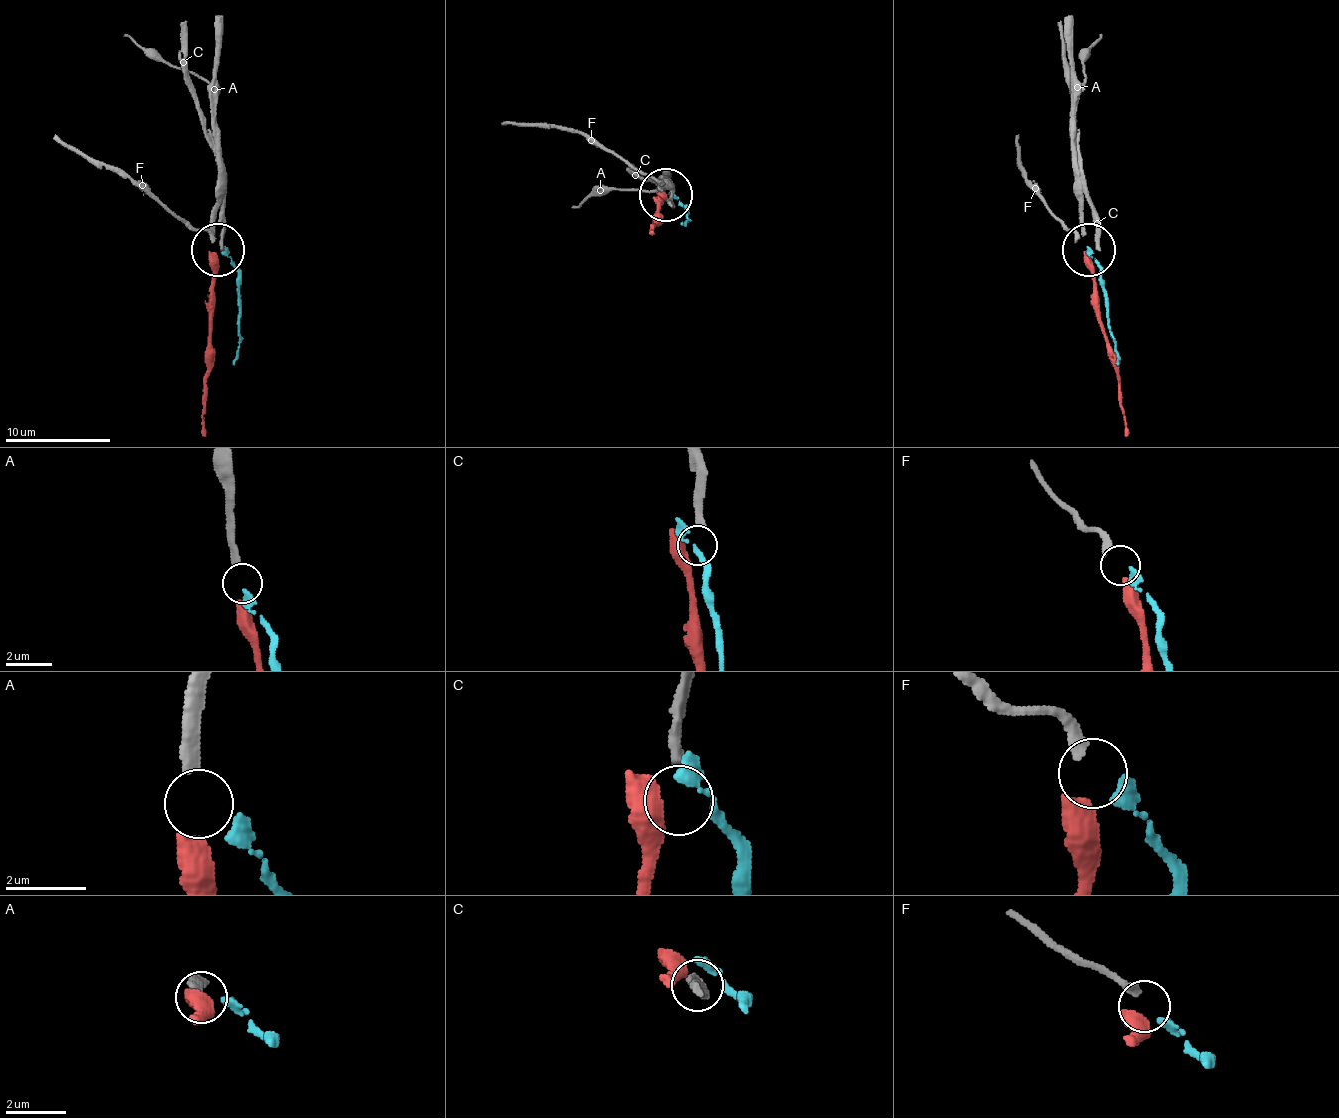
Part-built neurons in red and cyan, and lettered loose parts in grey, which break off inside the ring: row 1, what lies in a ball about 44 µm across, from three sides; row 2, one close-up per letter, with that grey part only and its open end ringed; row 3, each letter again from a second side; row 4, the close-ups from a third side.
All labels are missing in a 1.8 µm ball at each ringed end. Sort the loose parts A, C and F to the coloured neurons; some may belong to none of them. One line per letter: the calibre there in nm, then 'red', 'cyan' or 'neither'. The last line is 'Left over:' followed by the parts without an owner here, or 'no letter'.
A: calibre 320 nm; red
C: calibre 280 nm; neither
F: calibre 320 nm; cyan
Left over: C

